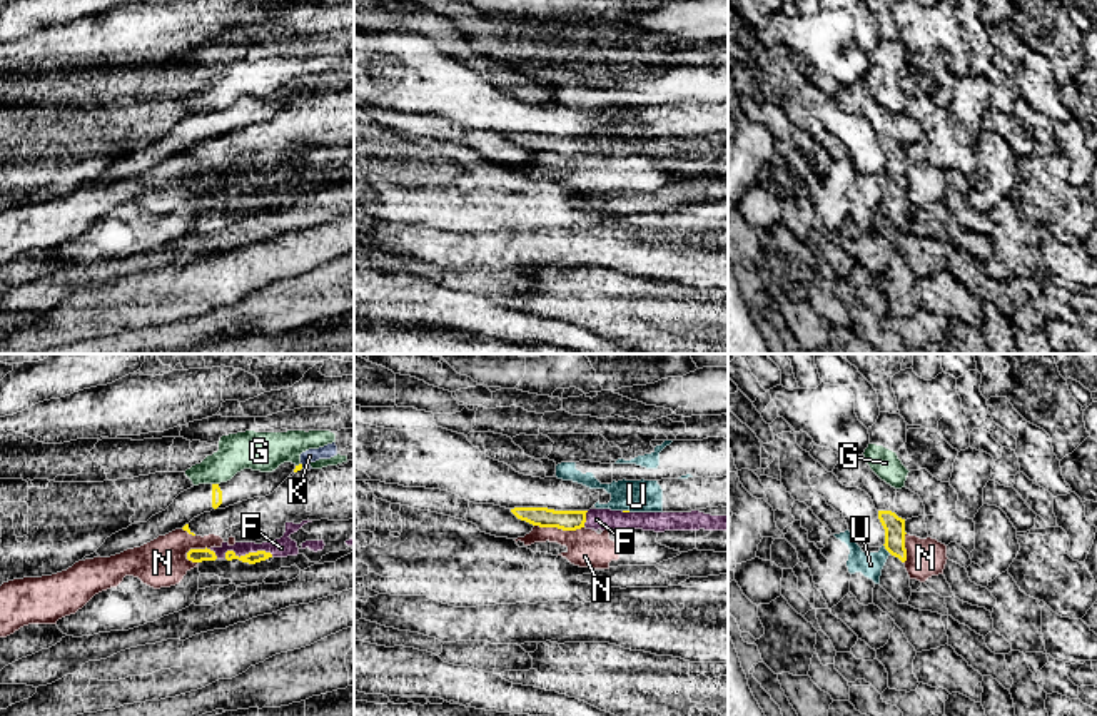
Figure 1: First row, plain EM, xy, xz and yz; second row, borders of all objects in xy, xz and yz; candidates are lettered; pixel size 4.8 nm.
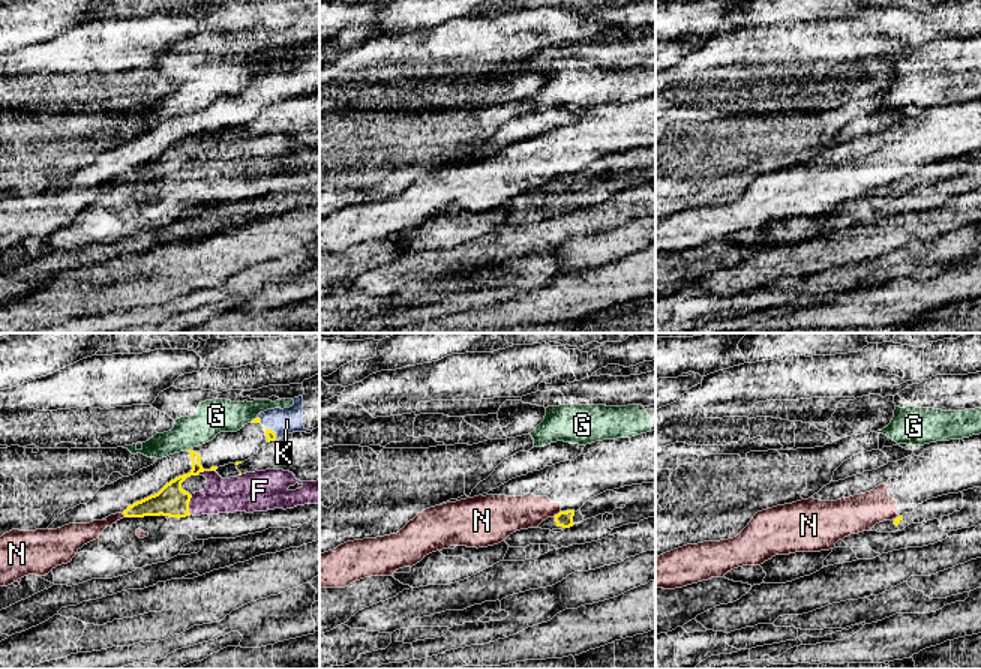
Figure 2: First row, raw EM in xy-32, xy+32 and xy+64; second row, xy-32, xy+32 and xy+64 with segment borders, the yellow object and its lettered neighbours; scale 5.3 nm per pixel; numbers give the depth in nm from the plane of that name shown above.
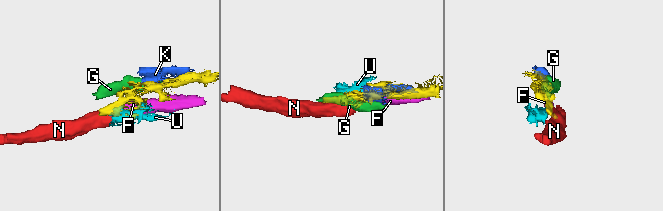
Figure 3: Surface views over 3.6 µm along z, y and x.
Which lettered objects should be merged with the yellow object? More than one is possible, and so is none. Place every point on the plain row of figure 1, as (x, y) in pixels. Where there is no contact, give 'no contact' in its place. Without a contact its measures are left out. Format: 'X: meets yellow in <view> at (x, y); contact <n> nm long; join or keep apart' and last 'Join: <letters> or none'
F: meets yellow in xy at (249, 179); contact 240 nm long; join
G: meets yellow in xy at (216, 110); contact 30 nm long; keep apart
K: meets yellow in xy at (301, 92); contact 30 nm long; keep apart
N: meets yellow in xz at (560, 154); contact 240 nm long; keep apart
U: meets yellow in yz at (887, 176); contact 60 nm long; keep apart
Join: F

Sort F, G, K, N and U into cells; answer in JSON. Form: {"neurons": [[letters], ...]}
{"neurons": [["F"], ["G"], ["K"], ["N"], ["U"]]}

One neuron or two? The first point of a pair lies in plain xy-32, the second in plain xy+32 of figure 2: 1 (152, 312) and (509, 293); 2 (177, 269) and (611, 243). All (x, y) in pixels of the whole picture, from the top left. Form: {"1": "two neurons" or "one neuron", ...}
{"1": "two neurons", "2": "one neuron"}

